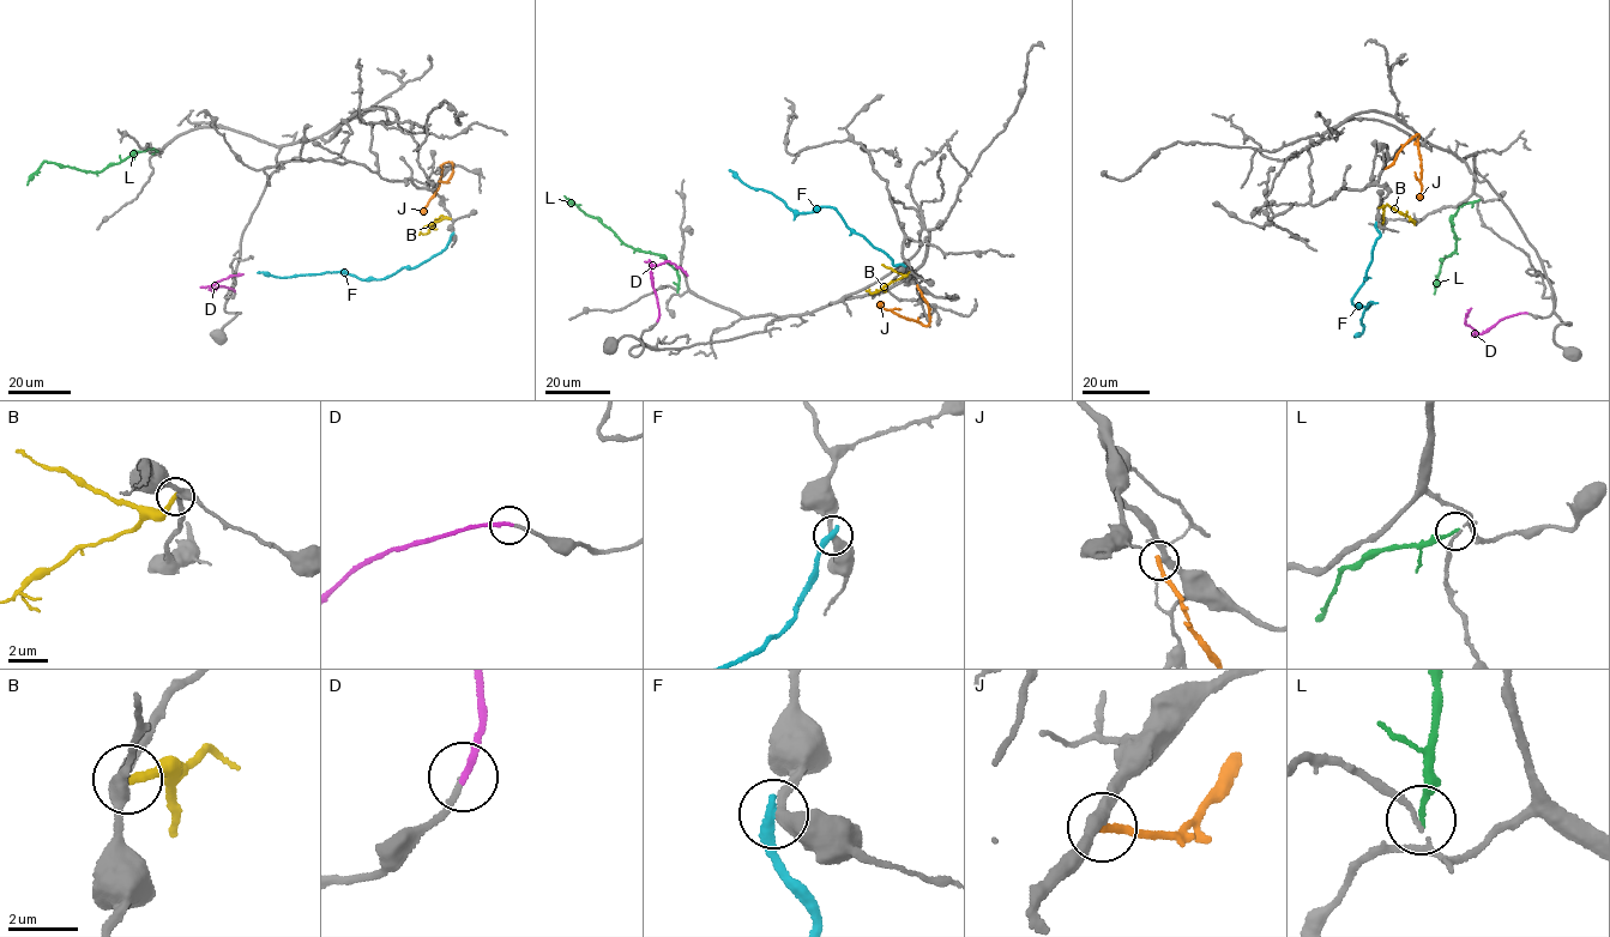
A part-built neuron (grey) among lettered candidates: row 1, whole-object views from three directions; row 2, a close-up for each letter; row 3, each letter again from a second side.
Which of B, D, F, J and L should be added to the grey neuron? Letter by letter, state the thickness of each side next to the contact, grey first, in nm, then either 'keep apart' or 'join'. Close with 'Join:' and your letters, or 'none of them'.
B: 240/240 nm | keep apart
D: 150/200 nm | join
F: 300/340 nm | keep apart
J: 340/260 nm | keep apart
L: 100/160 nm | keep apart
Join: D

